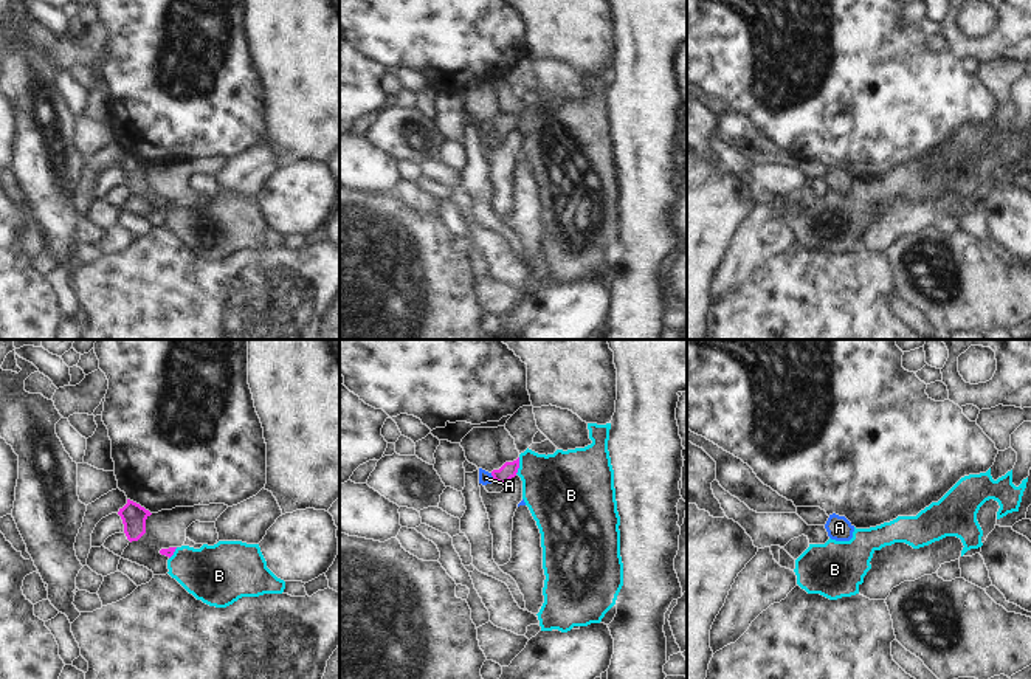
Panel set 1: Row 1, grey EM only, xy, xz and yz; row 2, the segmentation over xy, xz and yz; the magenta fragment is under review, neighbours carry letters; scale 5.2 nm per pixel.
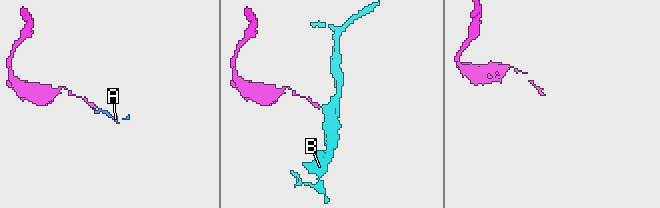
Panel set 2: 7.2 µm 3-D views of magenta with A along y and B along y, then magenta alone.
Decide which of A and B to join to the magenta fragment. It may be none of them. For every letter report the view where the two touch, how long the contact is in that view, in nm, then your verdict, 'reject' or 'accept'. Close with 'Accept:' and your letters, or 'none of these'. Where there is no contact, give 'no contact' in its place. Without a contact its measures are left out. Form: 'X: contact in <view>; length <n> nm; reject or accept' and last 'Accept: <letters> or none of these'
A: contact in xz; length 50 nm; reject
B: contact in xz; length 90 nm; reject
Accept: none of these

